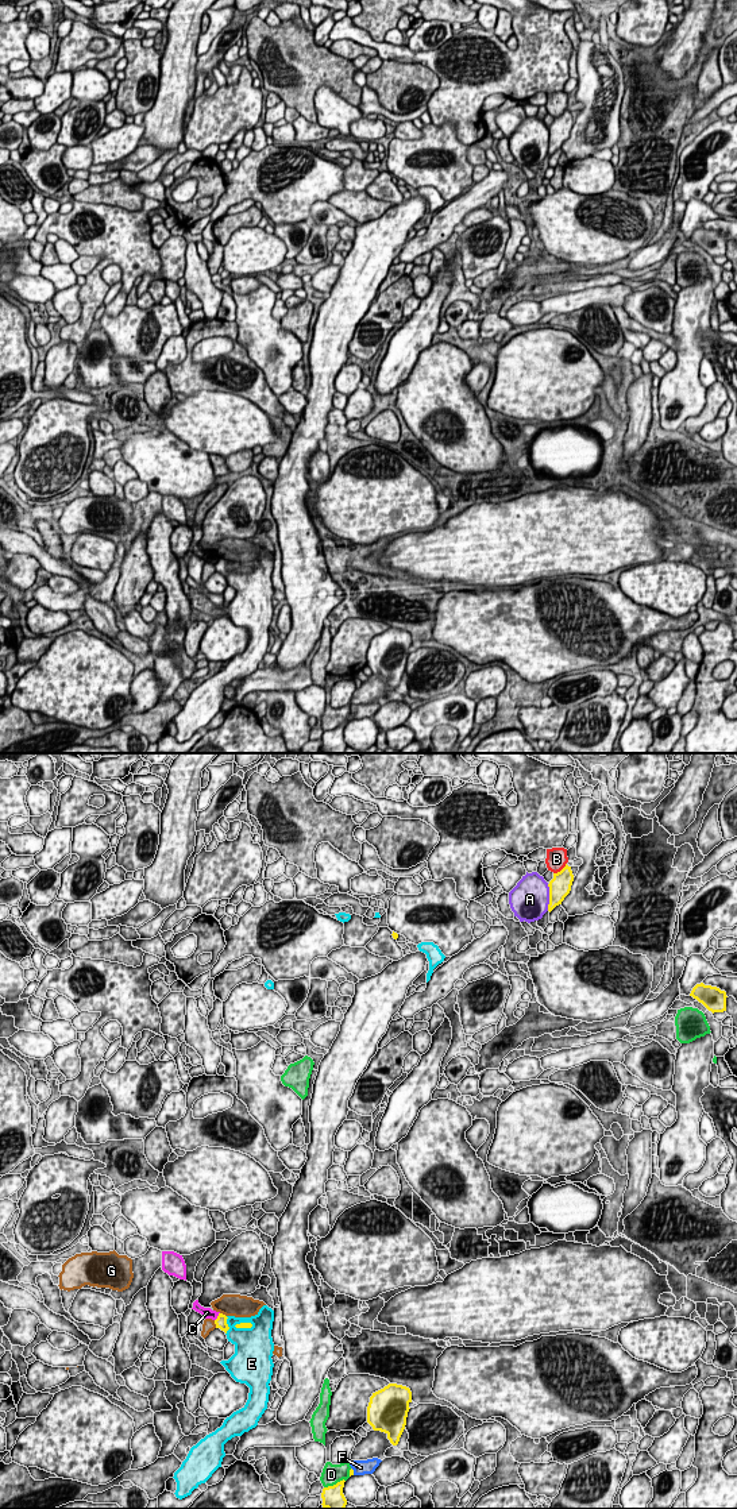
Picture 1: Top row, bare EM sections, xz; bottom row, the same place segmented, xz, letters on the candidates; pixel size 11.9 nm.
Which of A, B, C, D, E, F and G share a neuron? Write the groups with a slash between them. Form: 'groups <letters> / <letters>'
groups A / B / C / D / E / F / G

